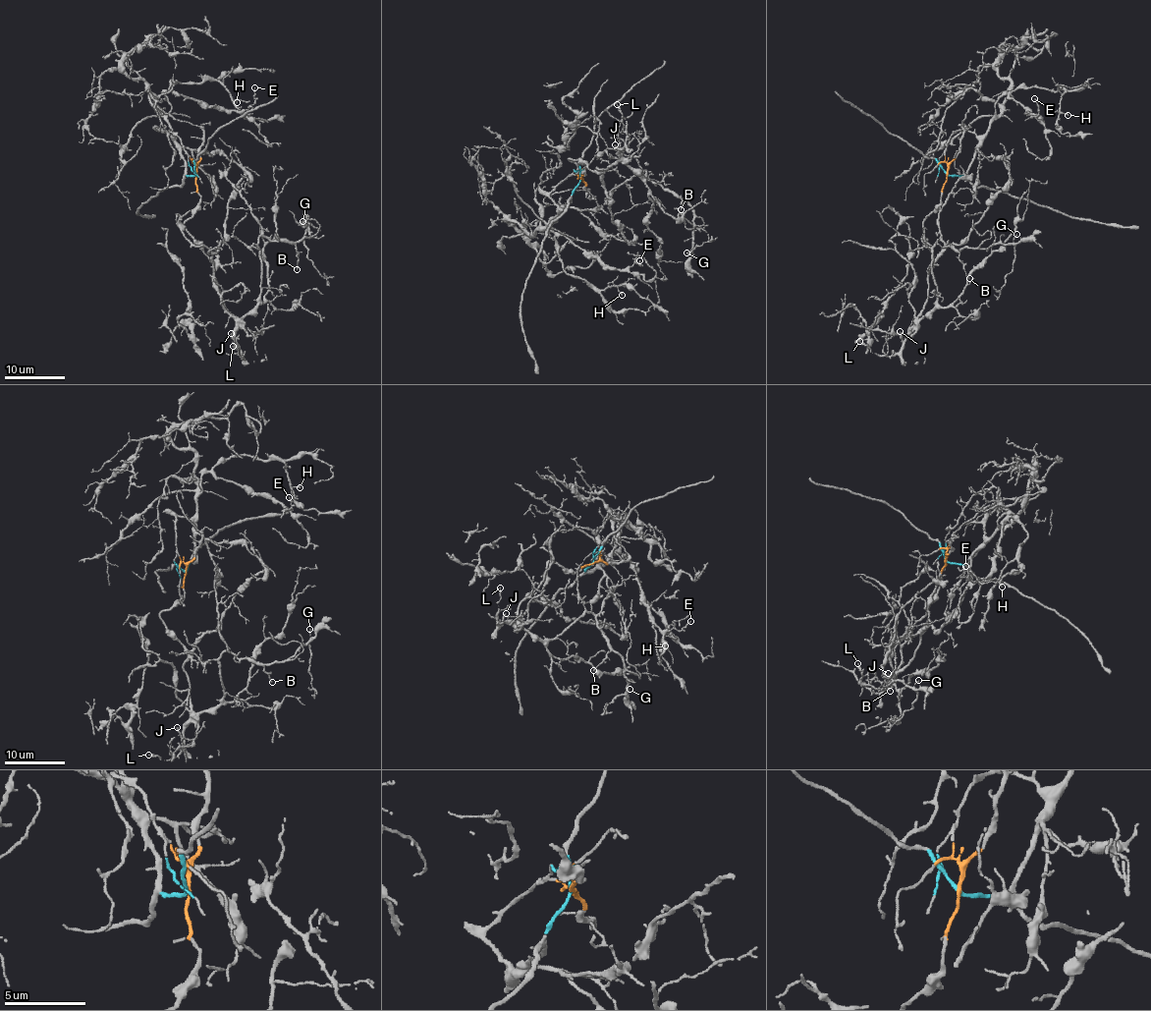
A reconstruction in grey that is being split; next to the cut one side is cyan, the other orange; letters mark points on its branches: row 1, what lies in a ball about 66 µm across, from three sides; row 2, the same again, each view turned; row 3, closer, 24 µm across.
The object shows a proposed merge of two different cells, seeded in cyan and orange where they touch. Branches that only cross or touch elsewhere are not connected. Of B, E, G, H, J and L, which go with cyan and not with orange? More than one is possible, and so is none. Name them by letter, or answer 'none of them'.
E, H

